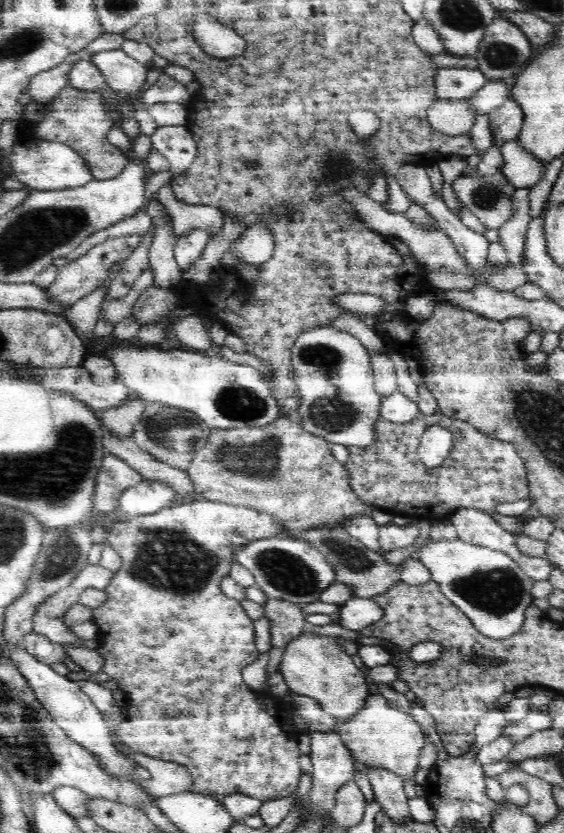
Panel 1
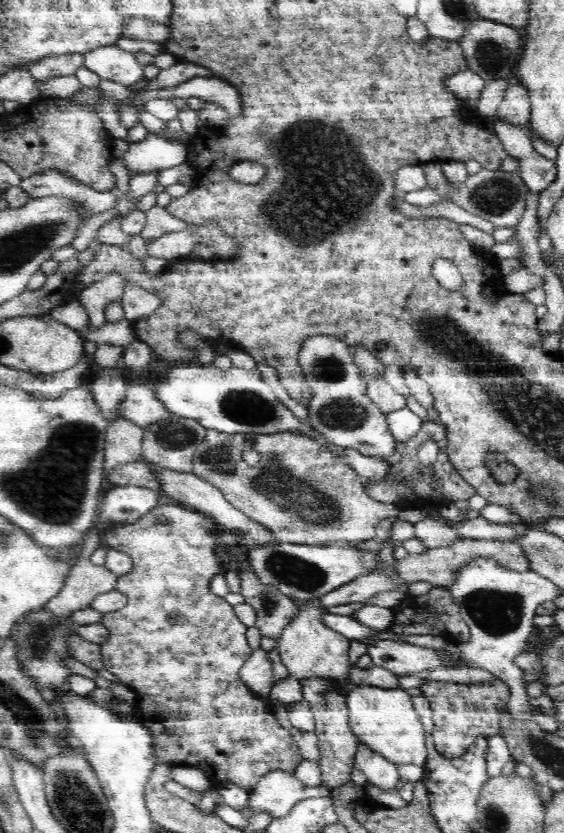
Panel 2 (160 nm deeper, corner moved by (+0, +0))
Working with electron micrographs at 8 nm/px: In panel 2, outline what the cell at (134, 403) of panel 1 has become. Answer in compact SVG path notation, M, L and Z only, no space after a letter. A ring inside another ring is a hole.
M120 418L108 423L105 438L104 475L116 466L142 459L142 438L145 429L131 420Z

